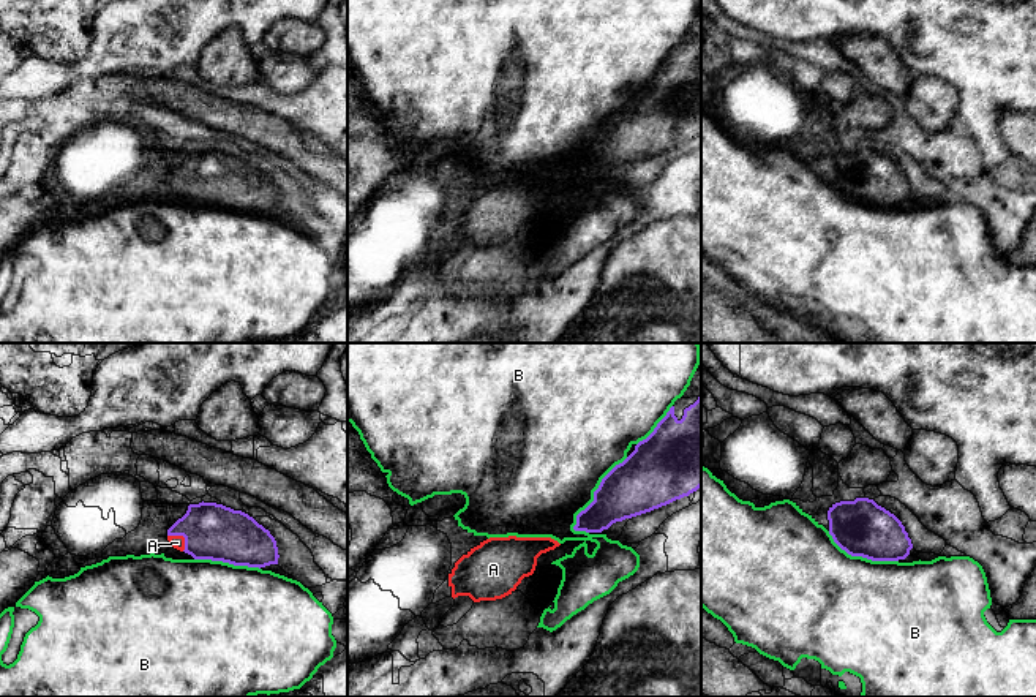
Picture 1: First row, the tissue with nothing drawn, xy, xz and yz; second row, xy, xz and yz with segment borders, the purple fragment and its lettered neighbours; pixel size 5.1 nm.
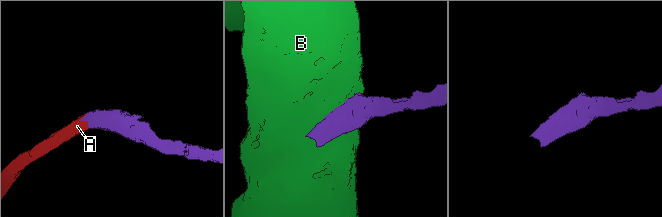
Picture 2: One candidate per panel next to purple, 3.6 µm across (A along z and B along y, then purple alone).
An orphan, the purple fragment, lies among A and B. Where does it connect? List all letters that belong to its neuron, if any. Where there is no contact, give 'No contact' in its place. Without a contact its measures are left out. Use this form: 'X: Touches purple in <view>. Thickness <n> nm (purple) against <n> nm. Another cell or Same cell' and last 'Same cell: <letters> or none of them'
A: Touches purple in xy. Thickness 280 nm (purple) against 70 nm. Same cell
B: Touches purple in xz. Thickness 300 nm (purple) against 480 nm. Another cell
Same cell: A

